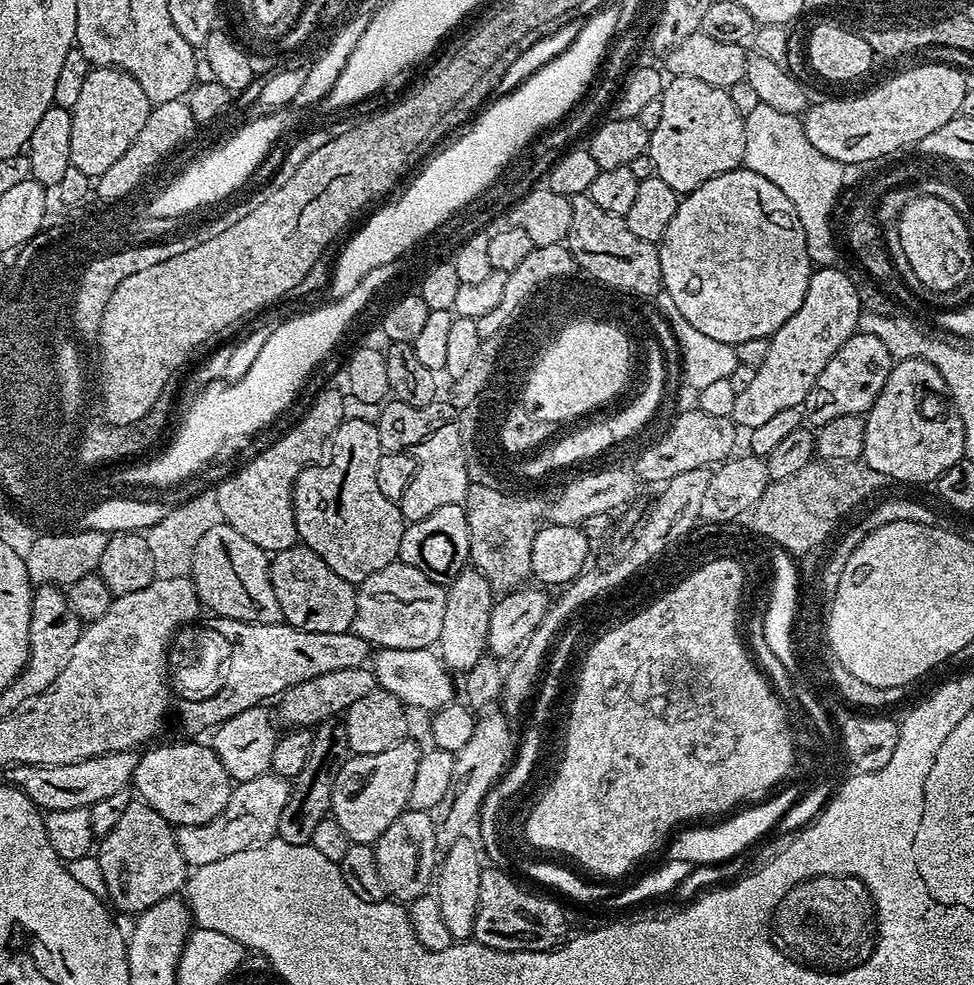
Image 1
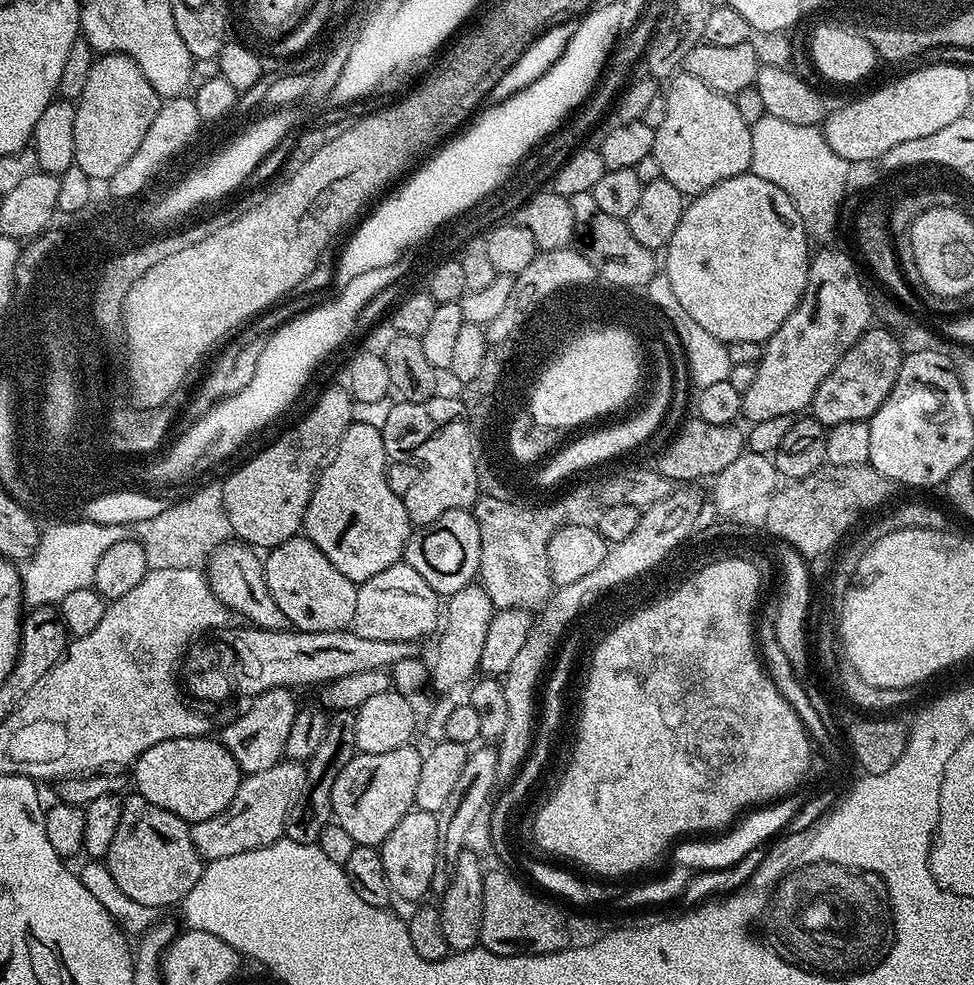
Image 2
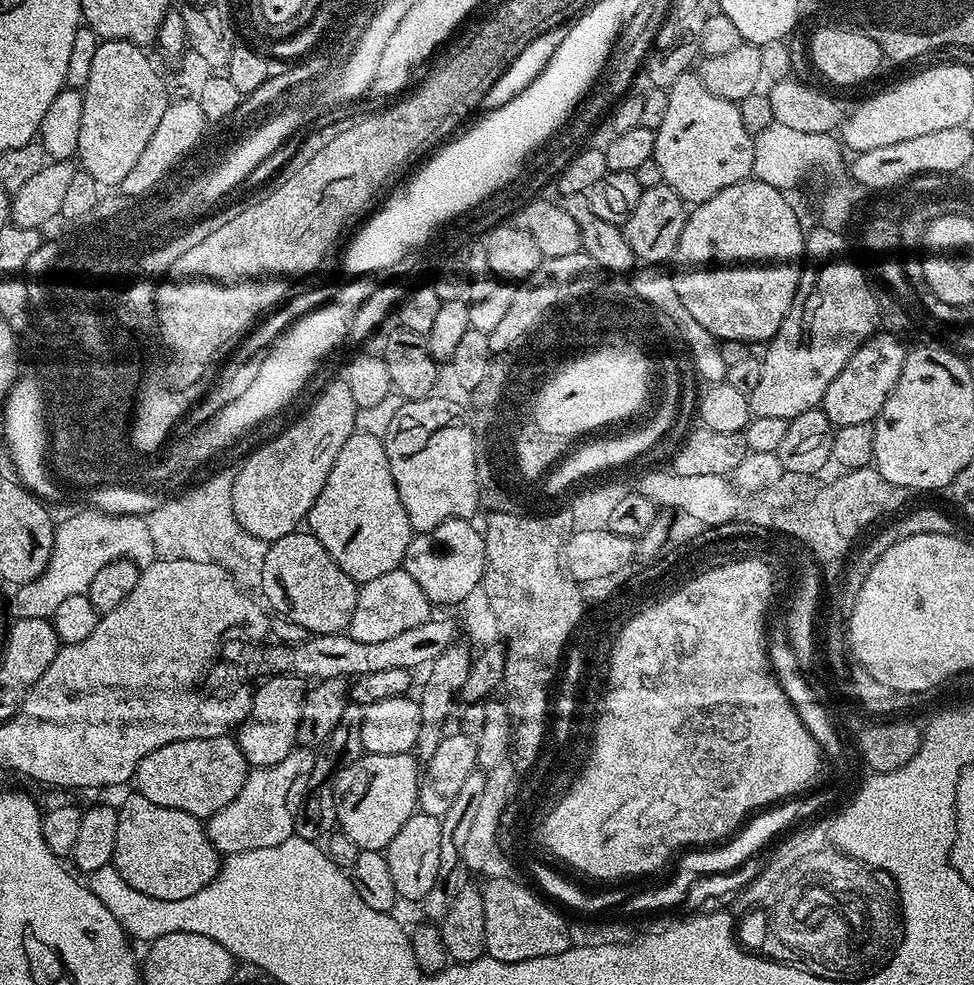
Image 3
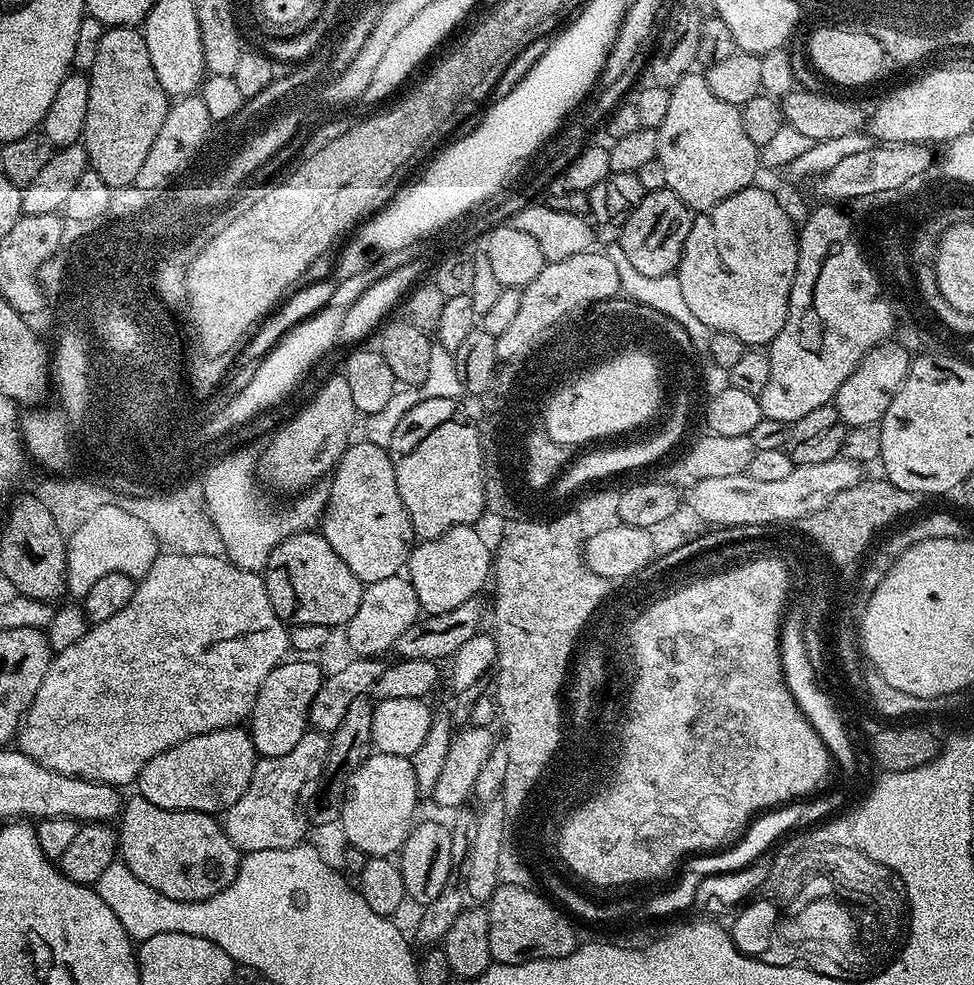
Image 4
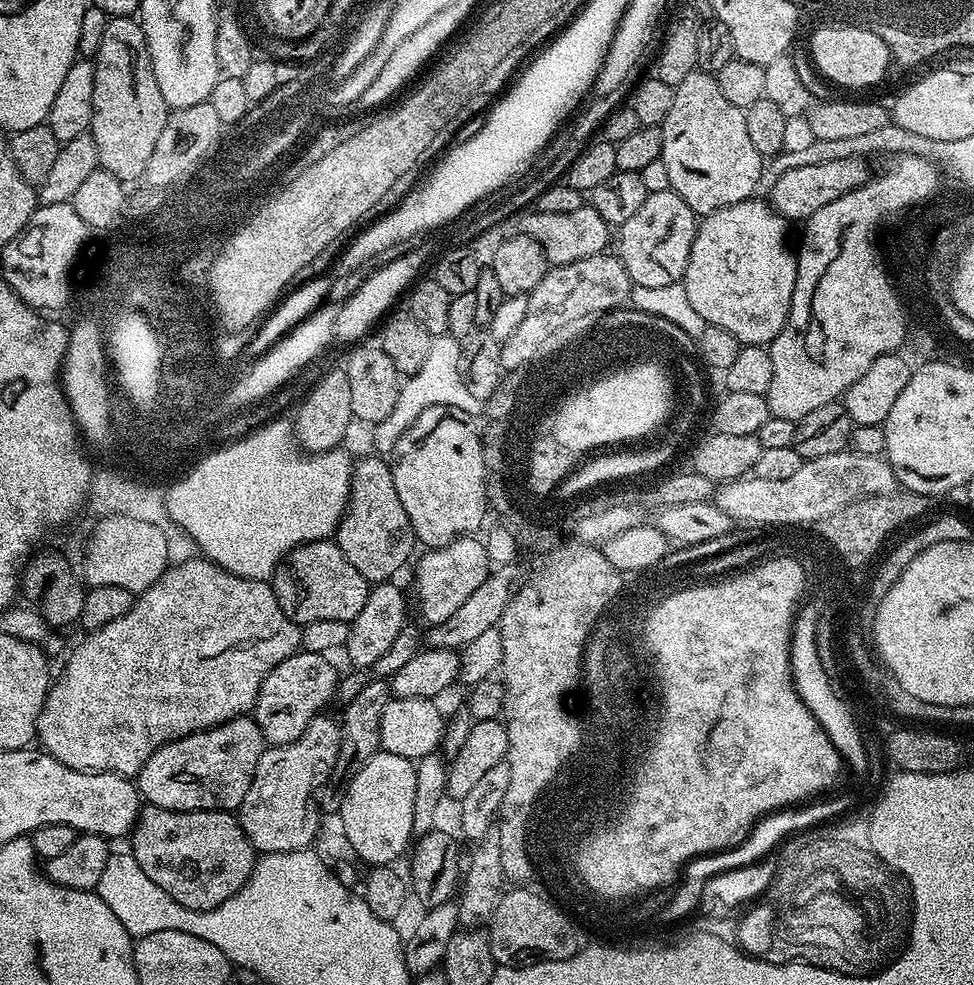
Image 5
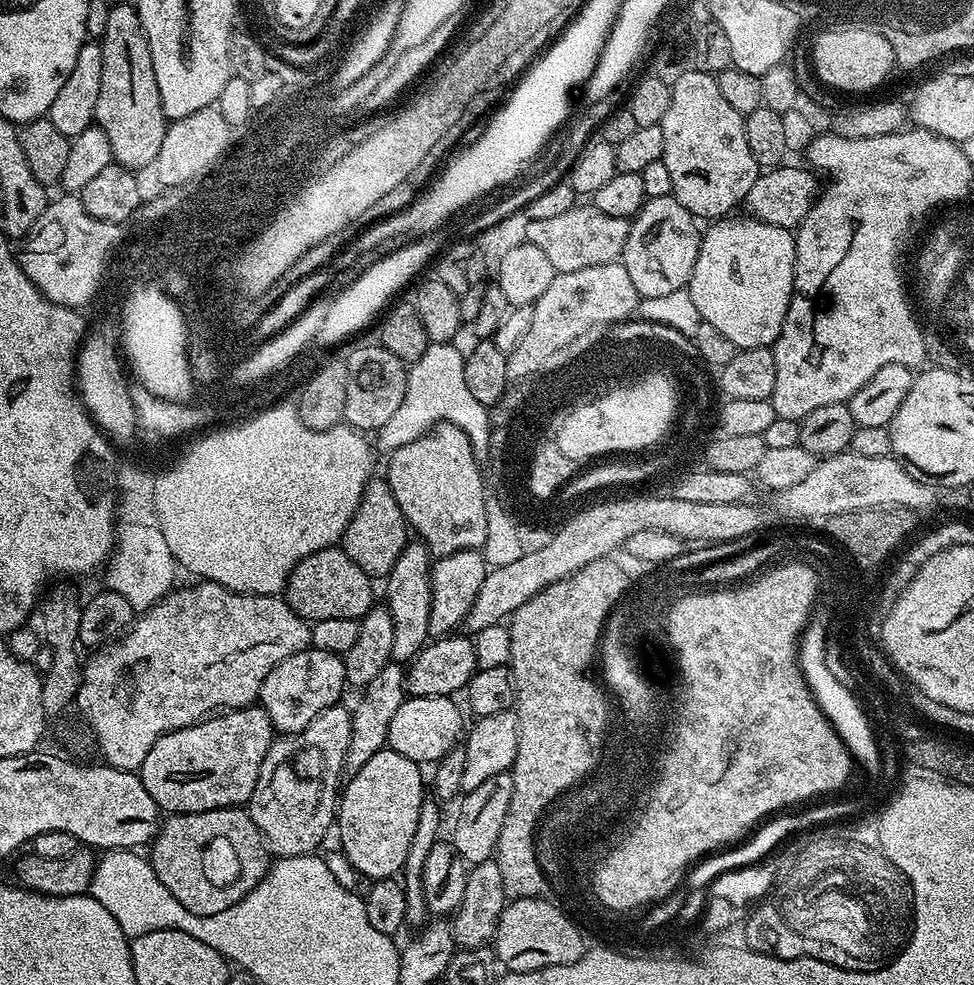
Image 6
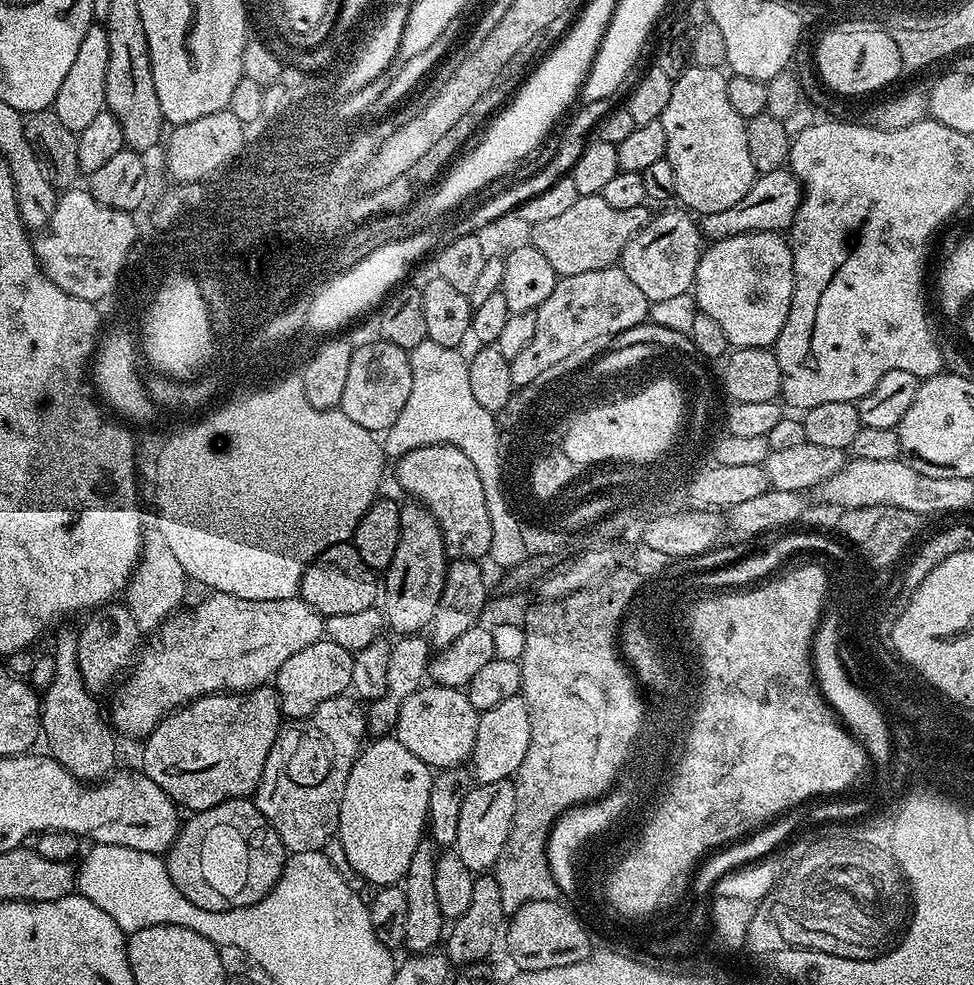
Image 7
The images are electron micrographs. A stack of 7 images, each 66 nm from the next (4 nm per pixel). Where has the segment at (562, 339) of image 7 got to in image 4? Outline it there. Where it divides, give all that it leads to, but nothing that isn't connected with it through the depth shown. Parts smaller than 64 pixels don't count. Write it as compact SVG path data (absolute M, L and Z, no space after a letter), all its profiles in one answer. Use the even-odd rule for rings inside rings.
M589 250L582 254L570 254L570 258L562 258L562 262L545 263L542 274L534 278L520 293L518 314L496 337L496 351L499 359L507 357L508 353L516 355L525 352L538 338L546 334L547 328L553 322L575 317L579 308L591 309L602 300L609 300L620 292L618 266L613 257L604 252Z

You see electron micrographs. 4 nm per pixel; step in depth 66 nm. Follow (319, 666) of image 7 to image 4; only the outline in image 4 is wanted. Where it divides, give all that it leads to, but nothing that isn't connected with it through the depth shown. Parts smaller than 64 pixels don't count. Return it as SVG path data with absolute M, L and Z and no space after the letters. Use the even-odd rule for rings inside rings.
M312 658L285 659L274 670L270 670L267 682L258 690L258 698L252 707L250 731L257 753L261 757L290 754L298 742L302 742L304 733L309 731L308 711L310 702L314 702L314 694L322 686L325 673Z

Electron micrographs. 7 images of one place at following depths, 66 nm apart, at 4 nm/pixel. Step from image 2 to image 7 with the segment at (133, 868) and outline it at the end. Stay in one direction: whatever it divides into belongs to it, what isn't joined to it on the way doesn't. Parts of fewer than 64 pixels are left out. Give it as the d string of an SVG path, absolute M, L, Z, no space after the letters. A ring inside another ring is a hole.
M248 798L227 800L210 810L191 813L181 823L180 832L166 853L168 876L178 891L190 898L194 906L215 912L245 908L266 898L266 894L270 894L272 887L280 881L285 859L286 849L278 834Z

